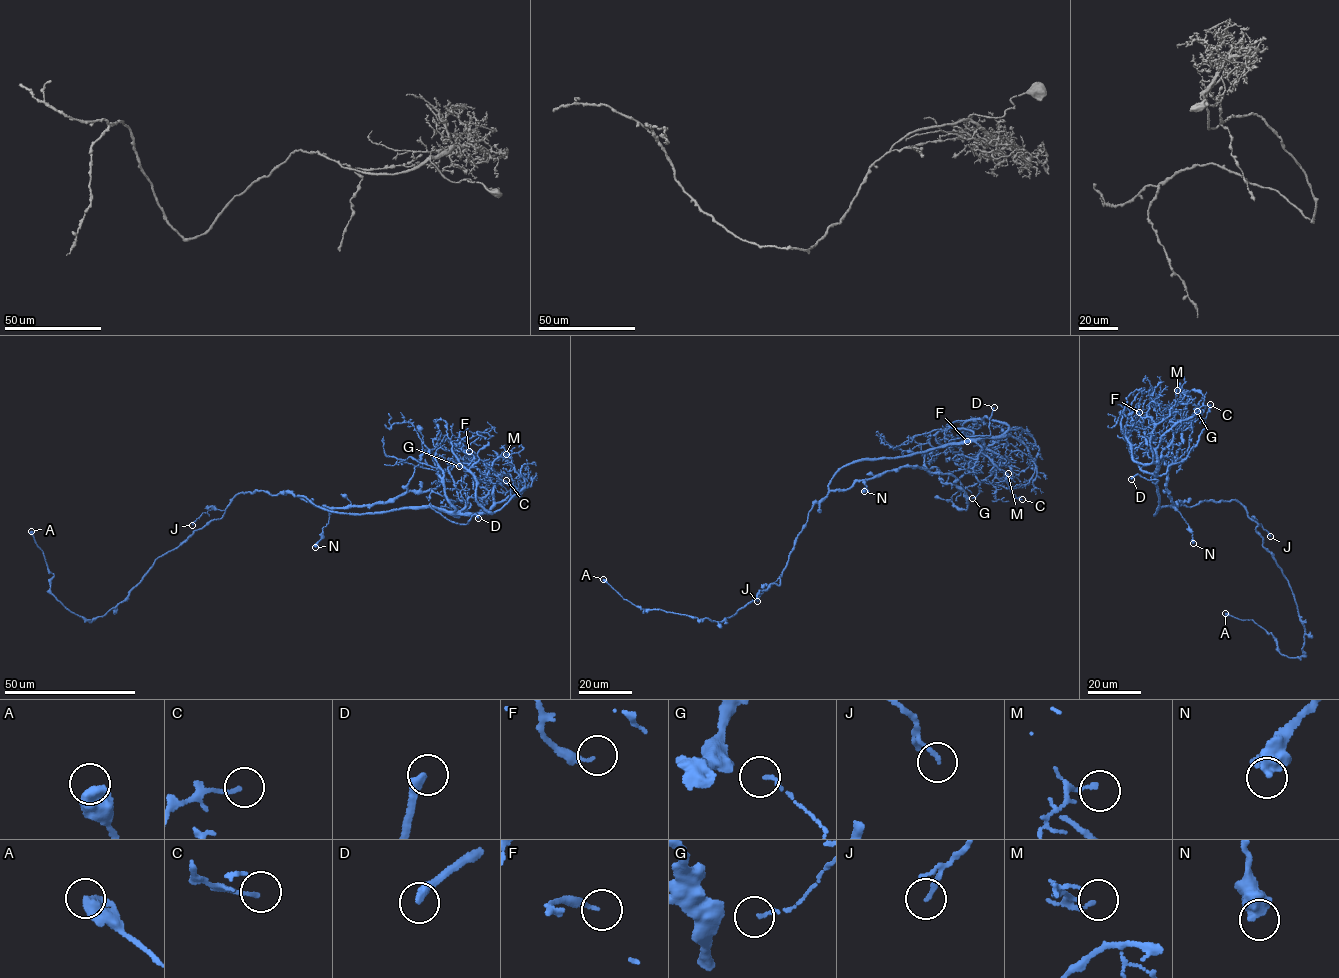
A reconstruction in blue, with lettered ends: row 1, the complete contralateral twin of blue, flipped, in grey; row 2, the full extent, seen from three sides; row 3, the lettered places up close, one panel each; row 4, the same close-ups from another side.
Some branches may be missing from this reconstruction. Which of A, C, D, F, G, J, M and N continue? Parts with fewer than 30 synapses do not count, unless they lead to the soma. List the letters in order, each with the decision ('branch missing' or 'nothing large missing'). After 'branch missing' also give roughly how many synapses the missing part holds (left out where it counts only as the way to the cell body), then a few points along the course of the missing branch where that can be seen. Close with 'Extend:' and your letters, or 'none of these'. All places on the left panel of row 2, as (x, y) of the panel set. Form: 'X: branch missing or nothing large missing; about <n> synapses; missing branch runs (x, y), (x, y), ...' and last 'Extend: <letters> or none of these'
A: nothing large missing
C: nothing large missing
D: branch missing; missing branch runs (478, 518), (480, 521), (488, 499), (495, 492), (490, 489), (492, 481)
F: nothing large missing
G: nothing large missing
J: nothing large missing
M: nothing large missing
N: nothing large missing
Extend: D

